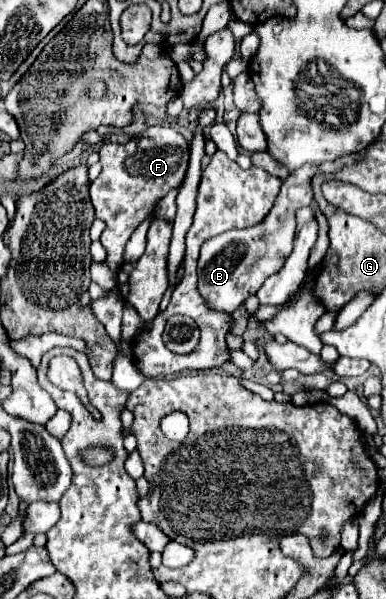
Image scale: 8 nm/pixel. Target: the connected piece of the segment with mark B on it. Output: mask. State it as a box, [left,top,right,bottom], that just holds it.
[197,150,365,314]

